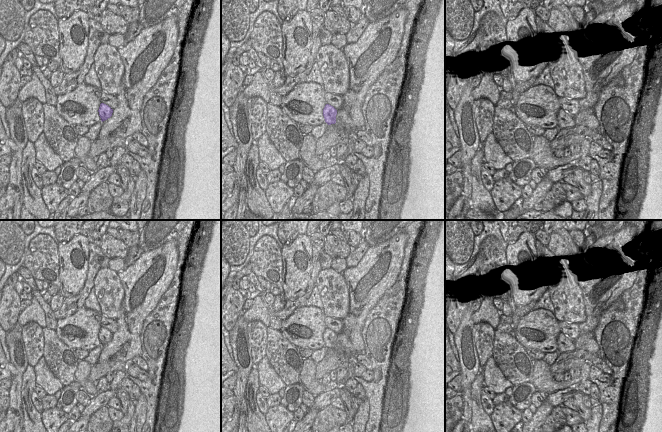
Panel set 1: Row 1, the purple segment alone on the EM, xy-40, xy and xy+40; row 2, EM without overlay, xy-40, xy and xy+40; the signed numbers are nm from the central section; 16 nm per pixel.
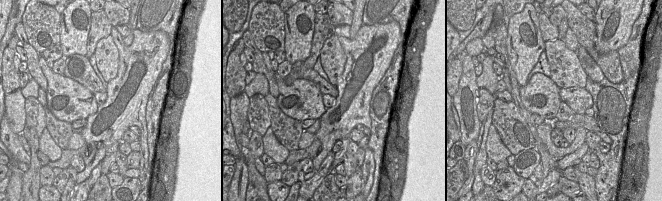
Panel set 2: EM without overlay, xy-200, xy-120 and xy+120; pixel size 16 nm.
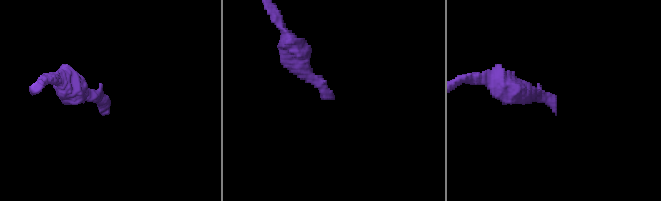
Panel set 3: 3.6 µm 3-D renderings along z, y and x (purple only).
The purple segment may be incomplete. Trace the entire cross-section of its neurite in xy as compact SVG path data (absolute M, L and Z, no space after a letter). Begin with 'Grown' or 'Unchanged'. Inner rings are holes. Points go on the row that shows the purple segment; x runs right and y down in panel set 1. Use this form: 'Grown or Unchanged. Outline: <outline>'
Unchanged. Outline: M326 104L323 109L323 116L324 116L325 122L328 125L335 124L336 115L337 115L337 110L333 106Z

